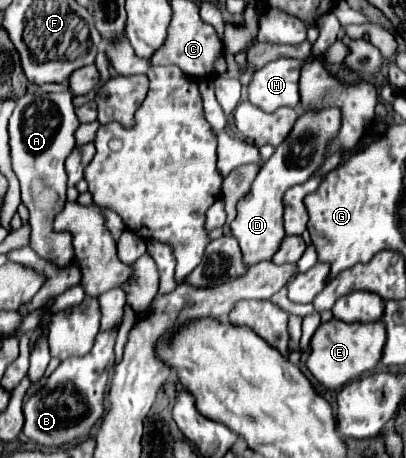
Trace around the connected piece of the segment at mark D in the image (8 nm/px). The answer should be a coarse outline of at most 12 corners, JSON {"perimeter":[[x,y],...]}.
{"perimeter":[[341,108],[303,112],[231,222],[247,266],[271,260],[283,194],[325,162]]}

